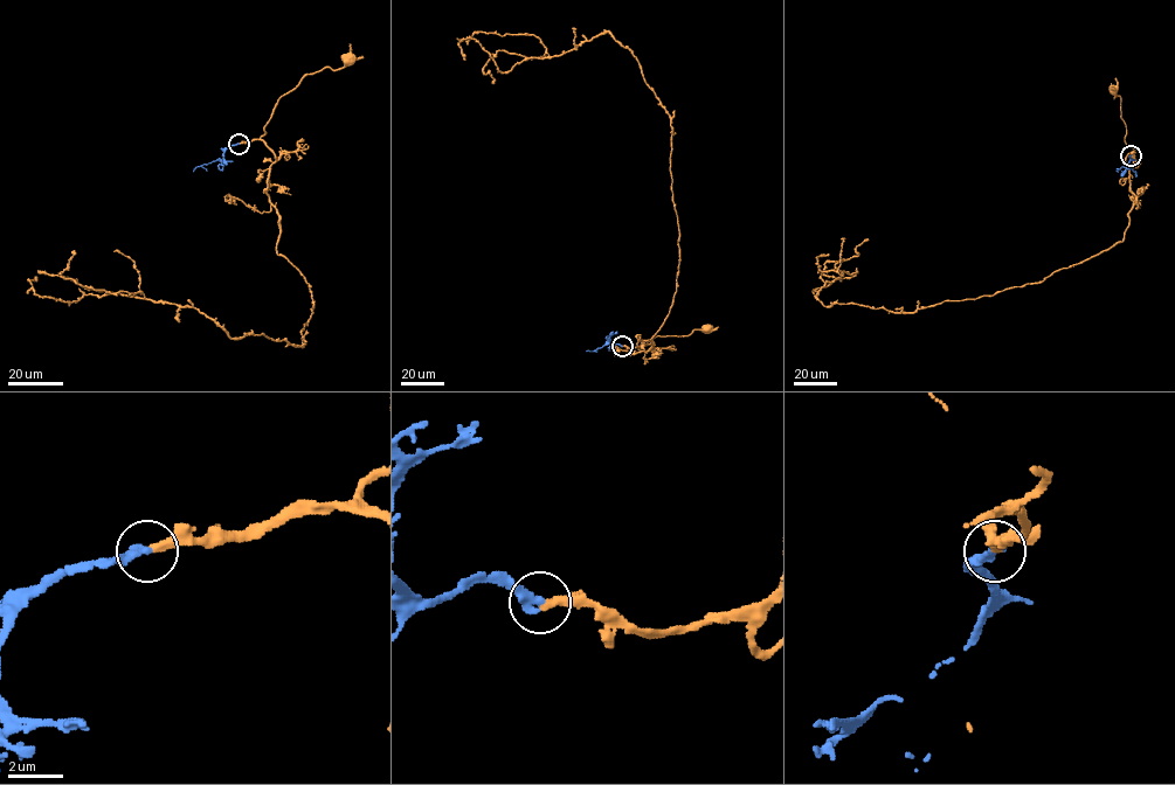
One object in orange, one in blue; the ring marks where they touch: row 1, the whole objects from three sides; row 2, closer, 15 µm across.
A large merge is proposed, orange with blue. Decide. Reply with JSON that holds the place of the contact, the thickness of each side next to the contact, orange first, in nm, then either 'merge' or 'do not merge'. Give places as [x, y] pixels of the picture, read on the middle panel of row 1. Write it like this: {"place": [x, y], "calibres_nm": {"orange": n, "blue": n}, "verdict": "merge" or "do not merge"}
{"place": [622, 346], "calibres_nm": {"orange": 300, "blue": 360}, "verdict": "merge"}

